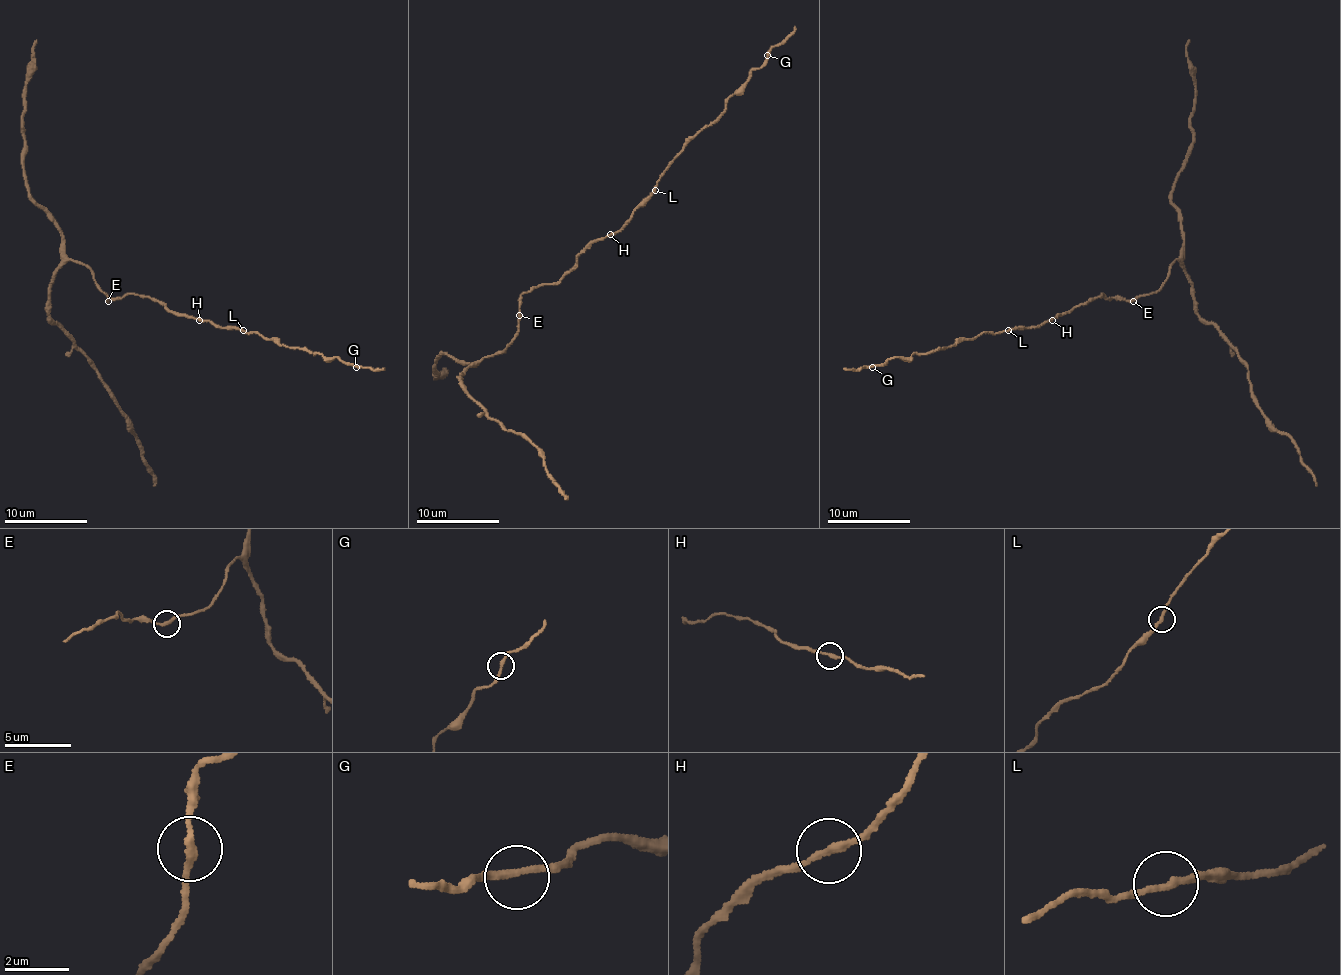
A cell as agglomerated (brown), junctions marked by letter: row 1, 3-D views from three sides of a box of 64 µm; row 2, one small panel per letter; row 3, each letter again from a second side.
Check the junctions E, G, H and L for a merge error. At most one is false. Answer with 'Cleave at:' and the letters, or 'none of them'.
Cleave at: none of them

